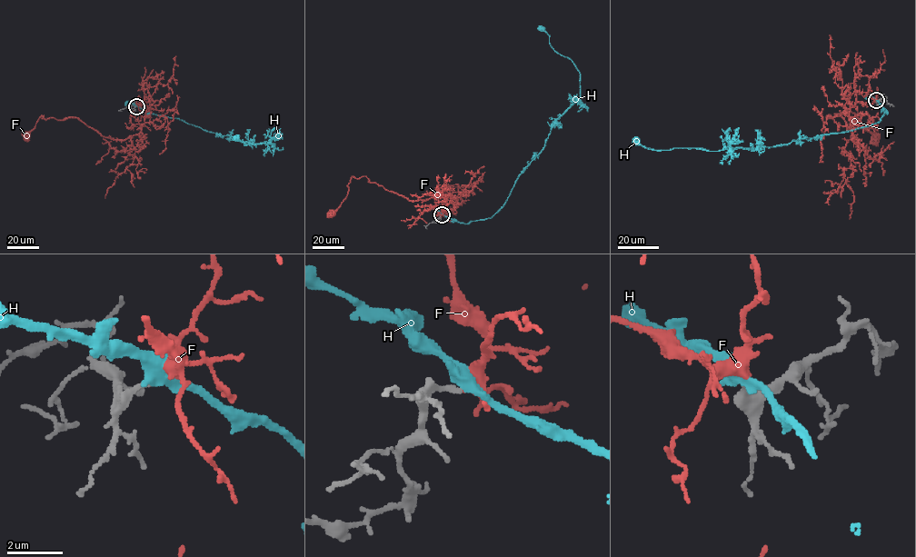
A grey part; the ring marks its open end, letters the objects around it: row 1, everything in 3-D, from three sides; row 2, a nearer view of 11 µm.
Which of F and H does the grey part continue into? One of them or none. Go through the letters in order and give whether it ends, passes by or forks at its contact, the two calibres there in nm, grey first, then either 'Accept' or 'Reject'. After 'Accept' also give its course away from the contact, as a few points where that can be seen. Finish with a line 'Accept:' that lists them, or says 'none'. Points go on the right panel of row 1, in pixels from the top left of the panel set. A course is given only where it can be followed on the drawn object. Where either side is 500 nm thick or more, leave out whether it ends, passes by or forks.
F: It forks there. Thickness 170 nm (grey) against 260 nm. Accept. Its course: (876, 100), (856, 90), (849, 98), (856, 144), (840, 115), (826, 117), (851, 112), (875, 135)
H: It forks there. Thickness 190 nm (grey) against 340 nm. Reject
Accept: F

